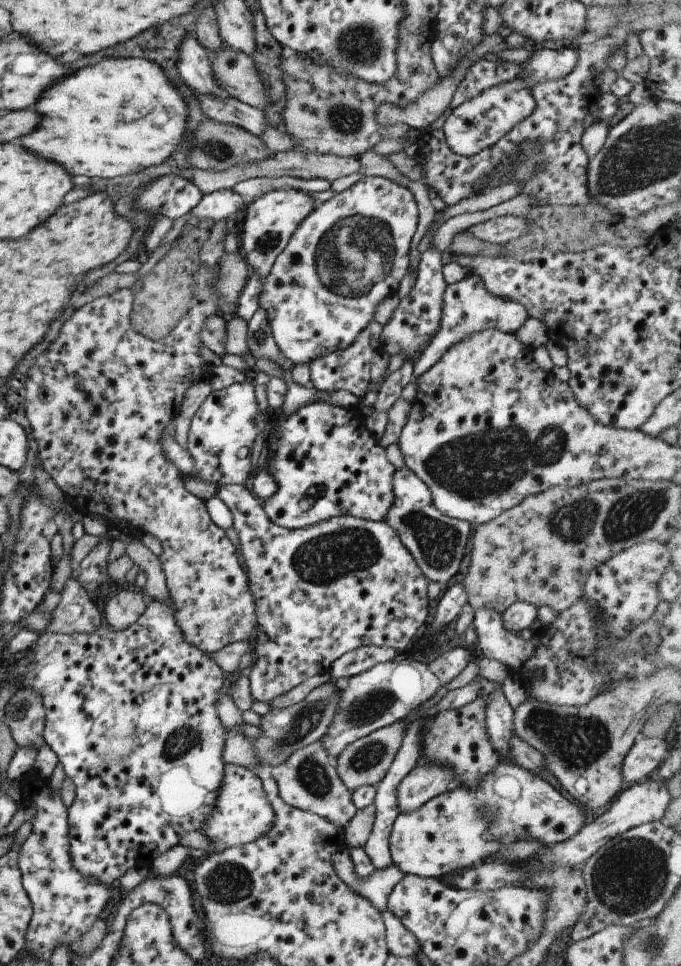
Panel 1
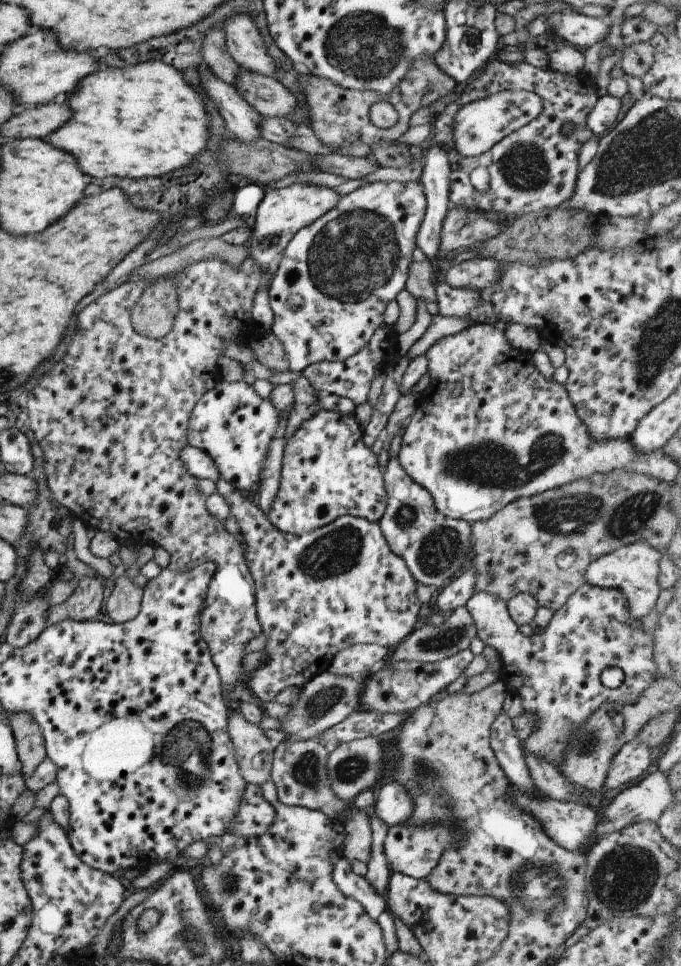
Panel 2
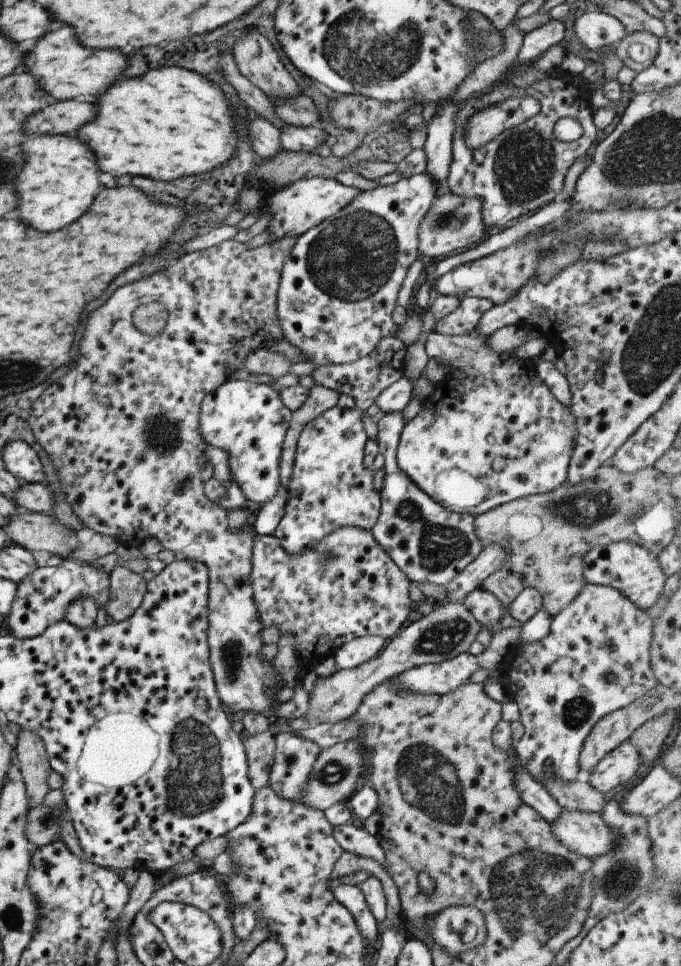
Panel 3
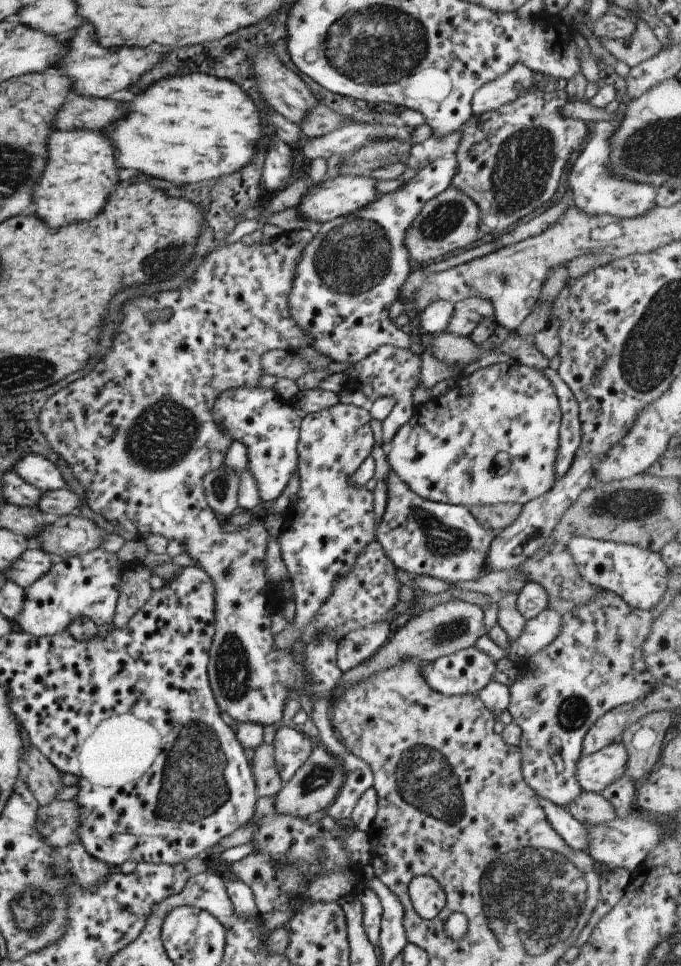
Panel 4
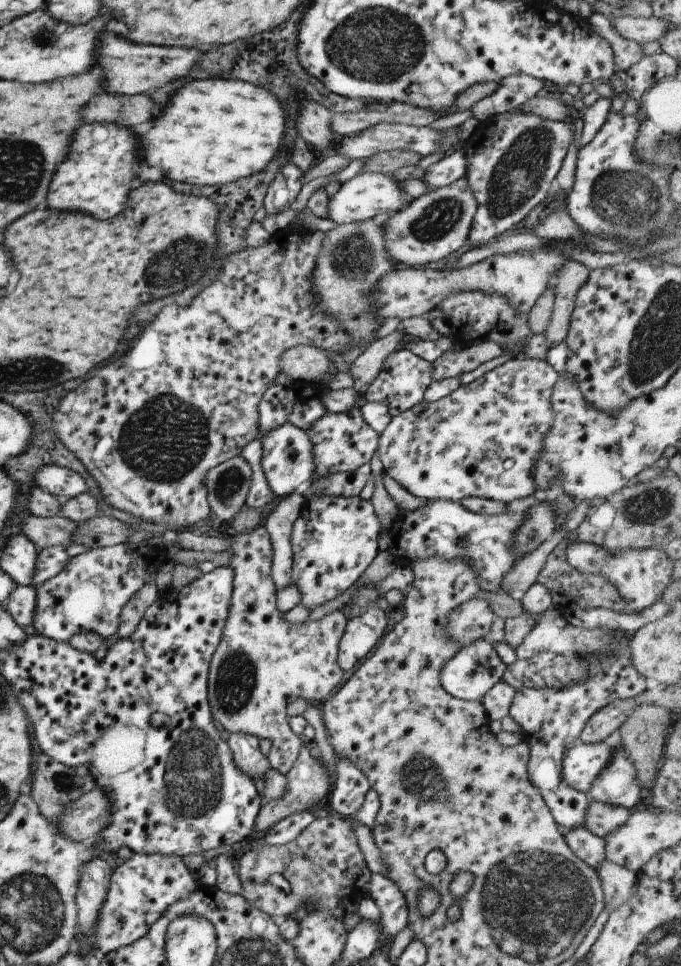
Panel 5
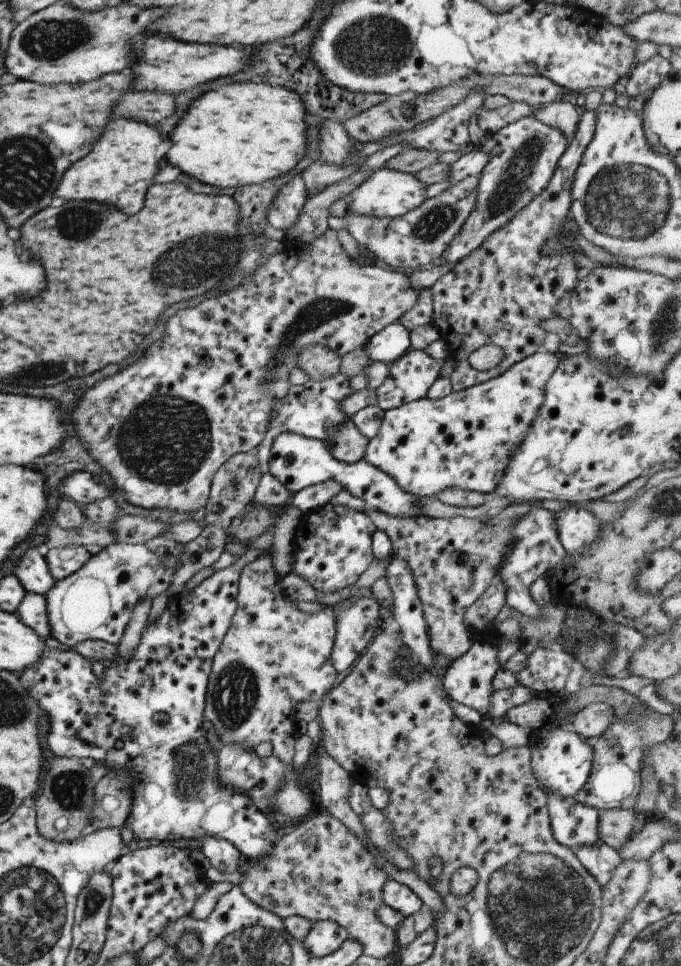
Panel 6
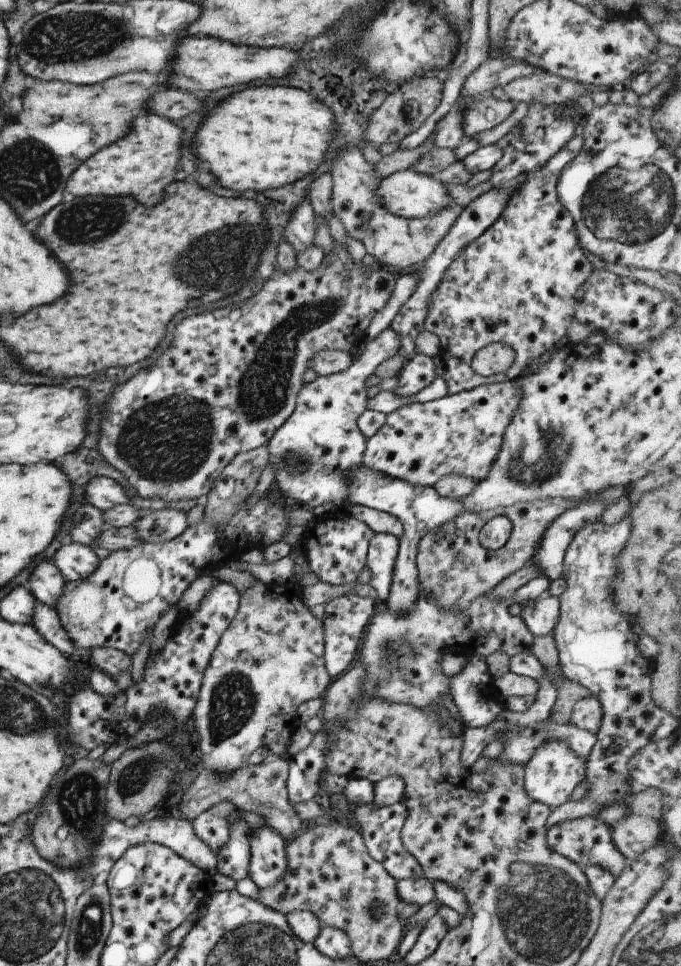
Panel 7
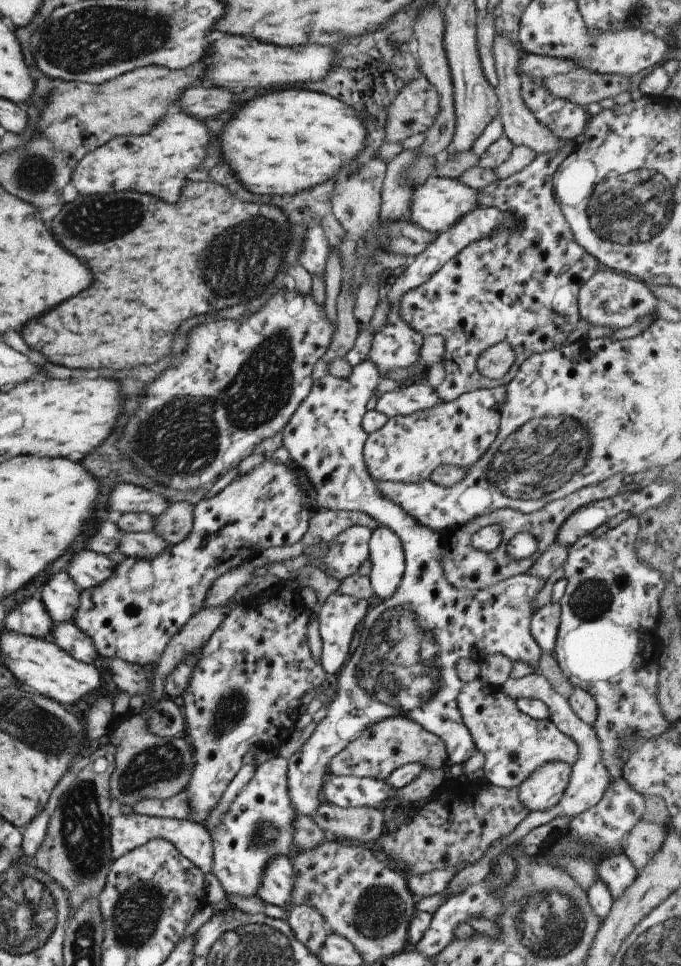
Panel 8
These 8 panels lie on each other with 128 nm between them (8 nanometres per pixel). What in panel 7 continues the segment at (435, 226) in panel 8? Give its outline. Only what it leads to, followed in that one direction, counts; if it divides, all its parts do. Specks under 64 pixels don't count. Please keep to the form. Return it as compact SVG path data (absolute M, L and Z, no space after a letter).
M411 169L400 170L382 177L376 184L377 202L391 214L406 219L421 218L436 213L451 202L447 186L442 185L429 175L416 173Z

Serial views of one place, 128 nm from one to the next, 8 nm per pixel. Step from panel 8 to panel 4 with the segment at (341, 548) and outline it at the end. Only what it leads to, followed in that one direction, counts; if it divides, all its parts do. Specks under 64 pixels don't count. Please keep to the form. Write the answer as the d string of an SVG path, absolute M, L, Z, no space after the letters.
M339 402L323 410L301 416L296 446L299 478L297 494L282 512L281 530L275 538L292 586L295 614L292 626L297 630L309 624L317 609L329 596L332 584L351 570L355 557L361 553L360 550L375 539L375 515L373 515L371 492L364 486L354 487L349 480L355 469L359 468L369 456L374 443L369 420L370 414L367 408Z

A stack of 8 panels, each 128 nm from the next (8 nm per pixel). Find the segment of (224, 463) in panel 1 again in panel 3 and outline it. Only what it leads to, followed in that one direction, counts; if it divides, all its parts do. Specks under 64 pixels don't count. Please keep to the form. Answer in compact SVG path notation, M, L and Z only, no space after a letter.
M227 378L200 402L198 431L203 442L227 453L233 482L237 483L243 496L255 504L268 501L280 483L281 443L290 416L290 410L281 402L278 391L248 380Z

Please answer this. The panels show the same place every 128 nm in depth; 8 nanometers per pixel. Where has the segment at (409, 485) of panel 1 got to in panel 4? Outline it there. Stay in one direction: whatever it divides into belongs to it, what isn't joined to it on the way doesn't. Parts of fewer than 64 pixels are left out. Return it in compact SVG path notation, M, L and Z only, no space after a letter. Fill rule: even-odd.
M391 345L378 346L371 354L351 365L344 372L347 378L355 378L358 390L361 391L369 404L379 397L393 397L394 405L390 413L381 421L382 437L381 450L386 455L393 435L410 419L413 414L411 389L419 383L421 359L408 348L397 348ZM391 470L385 484L385 509L374 528L374 538L396 569L404 570L409 576L423 574L449 584L476 580L485 574L482 566L495 536L492 529L482 527L465 505L421 498Z

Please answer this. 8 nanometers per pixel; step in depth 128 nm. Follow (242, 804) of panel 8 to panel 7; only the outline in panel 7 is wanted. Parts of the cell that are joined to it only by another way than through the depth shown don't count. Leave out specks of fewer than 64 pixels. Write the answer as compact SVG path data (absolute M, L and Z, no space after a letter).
M237 810L238 818L228 828L228 841L216 854L214 872L235 880L248 876L250 839L248 834L258 826L267 825L264 819L251 811Z

